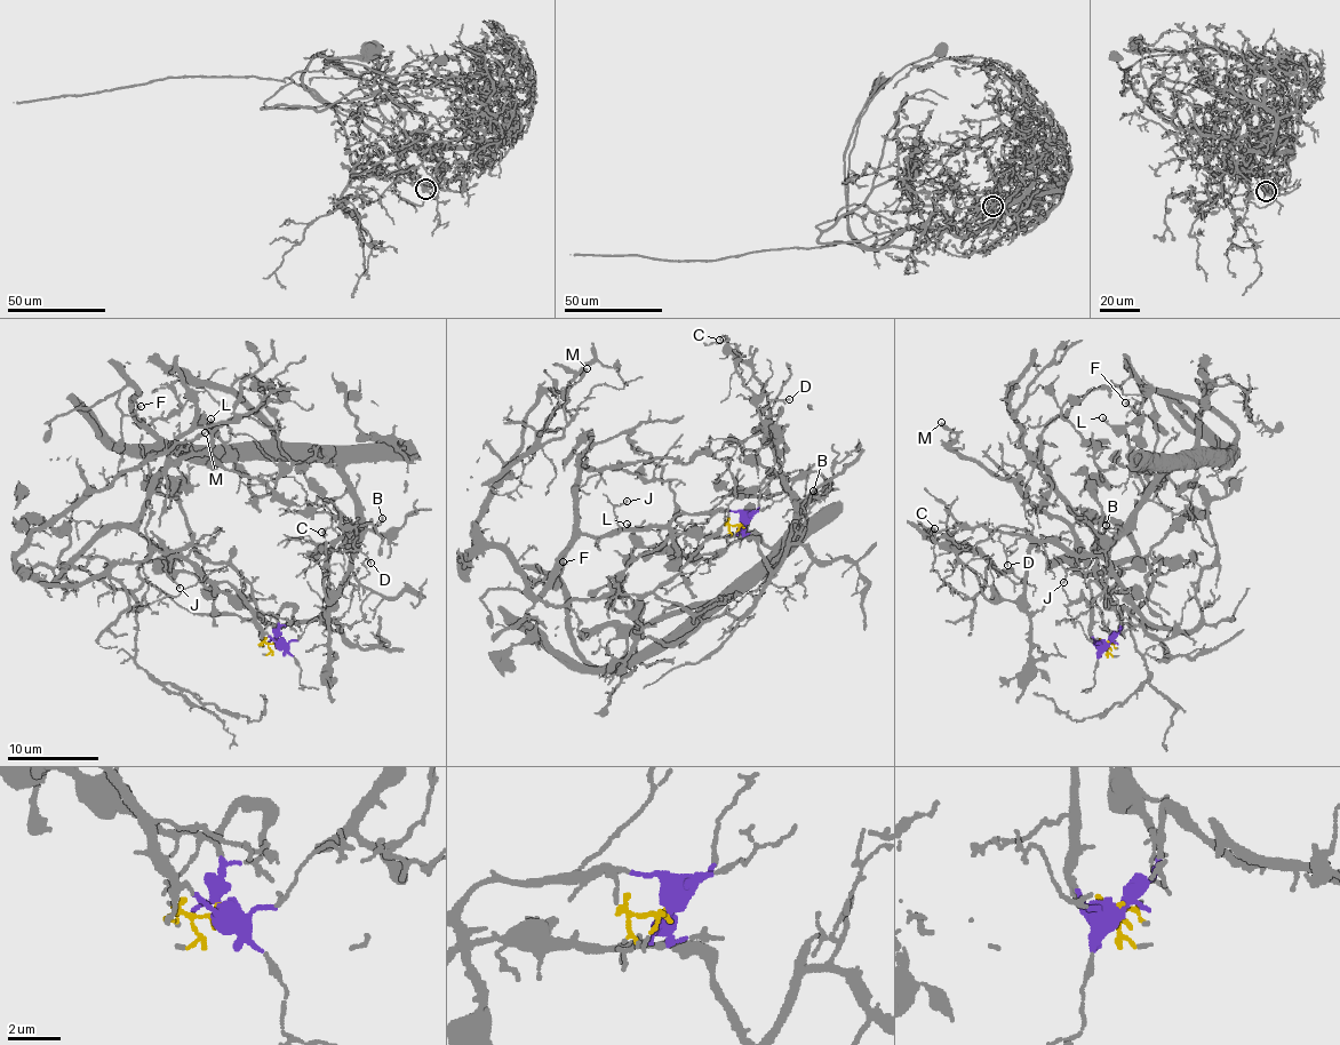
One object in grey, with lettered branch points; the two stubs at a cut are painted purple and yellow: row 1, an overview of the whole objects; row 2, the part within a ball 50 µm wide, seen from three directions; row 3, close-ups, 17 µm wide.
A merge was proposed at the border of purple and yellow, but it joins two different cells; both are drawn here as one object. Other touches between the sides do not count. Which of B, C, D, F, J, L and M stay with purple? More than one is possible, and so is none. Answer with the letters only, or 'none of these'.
B, C, D, F, L

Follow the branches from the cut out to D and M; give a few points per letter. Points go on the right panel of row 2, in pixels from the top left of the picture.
D: (1107, 643), (1125, 609), (1149, 625), (1162, 625), (1143, 615), (1108, 561), (1022, 536), (1004, 553), (1006, 565)
M: (1107, 643), (1092, 638), (1091, 526), (1127, 535), (1134, 555), (1082, 572), (1066, 523), (942, 422)

